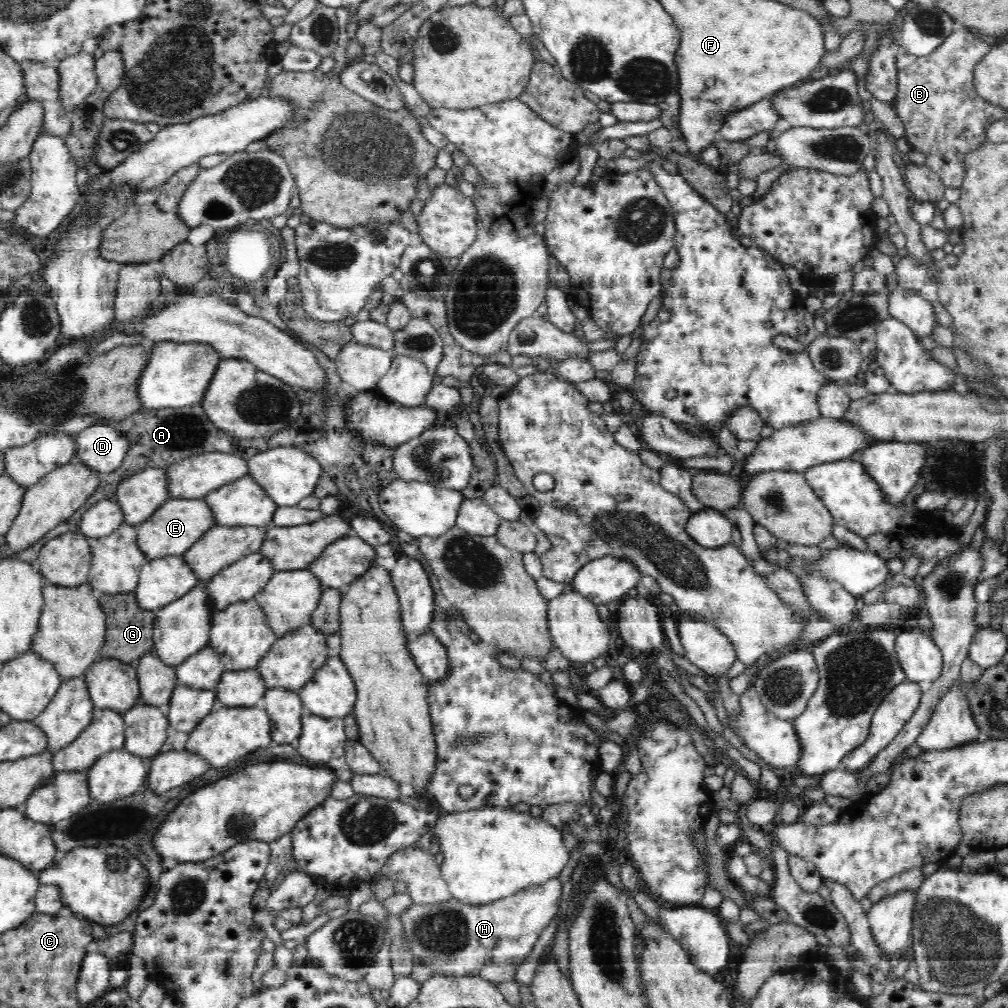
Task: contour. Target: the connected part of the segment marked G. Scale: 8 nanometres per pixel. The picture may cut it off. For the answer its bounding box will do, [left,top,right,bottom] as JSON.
[98,591,155,663]

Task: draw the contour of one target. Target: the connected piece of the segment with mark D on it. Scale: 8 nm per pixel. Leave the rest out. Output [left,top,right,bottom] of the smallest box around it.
[76,421,131,475]

